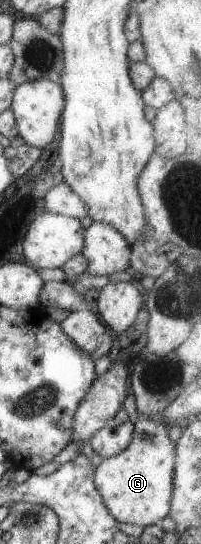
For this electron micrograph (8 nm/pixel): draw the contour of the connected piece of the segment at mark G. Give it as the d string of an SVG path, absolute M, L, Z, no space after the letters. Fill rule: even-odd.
M143 417L133 427L130 444L117 455L102 459L95 468L93 483L116 522L145 528L169 513L175 443L168 438L164 423L154 423L149 417Z

